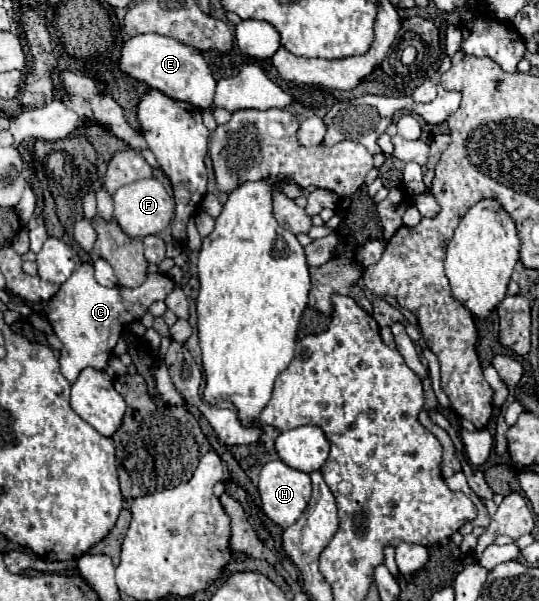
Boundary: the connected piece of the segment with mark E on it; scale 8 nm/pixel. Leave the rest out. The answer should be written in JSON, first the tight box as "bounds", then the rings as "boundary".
{"bounds":[116,34,216,110],"boundary":[[[138,34],[132,36],[122,44],[120,60],[116,62],[118,70],[124,74],[146,82],[150,88],[160,90],[168,98],[188,102],[200,110],[206,110],[212,106],[214,100],[214,86],[216,80],[212,78],[212,72],[208,64],[204,62],[202,54],[190,46],[184,46],[182,42],[174,38],[166,38],[160,34]]]}

